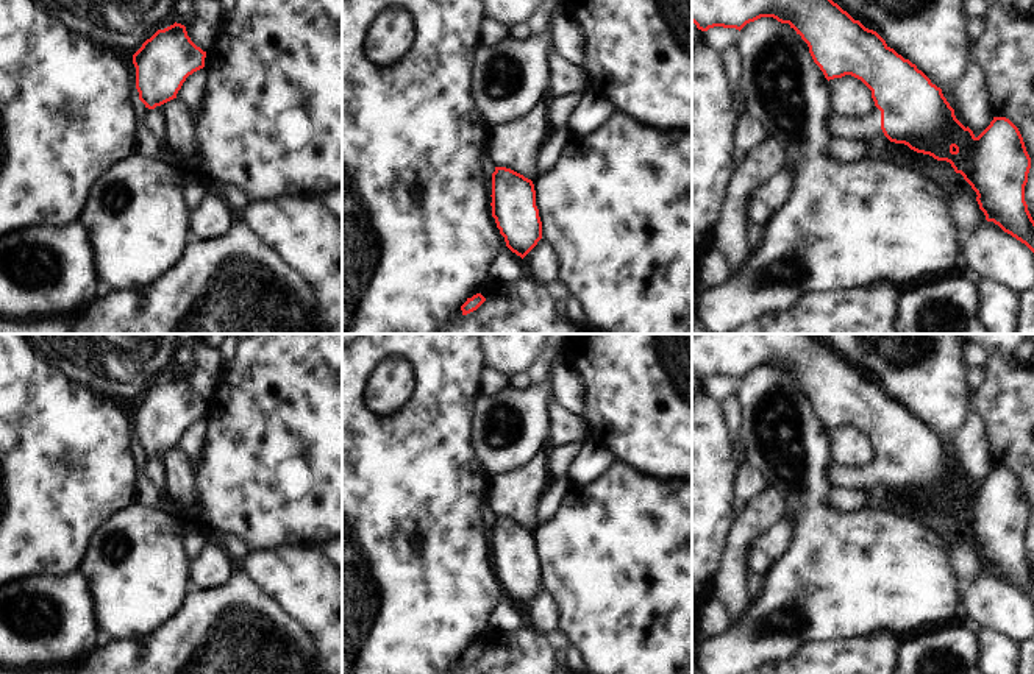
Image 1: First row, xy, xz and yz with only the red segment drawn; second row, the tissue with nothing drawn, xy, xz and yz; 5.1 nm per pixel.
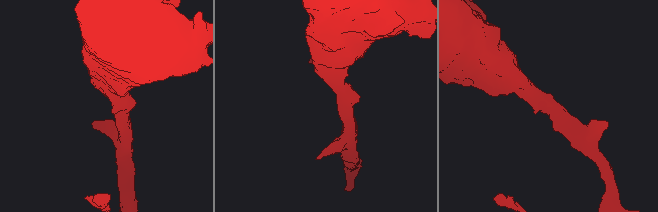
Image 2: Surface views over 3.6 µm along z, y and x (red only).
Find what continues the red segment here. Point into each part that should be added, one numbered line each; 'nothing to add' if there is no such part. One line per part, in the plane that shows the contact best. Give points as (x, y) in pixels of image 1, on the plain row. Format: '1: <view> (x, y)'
1: yz (867, 478)

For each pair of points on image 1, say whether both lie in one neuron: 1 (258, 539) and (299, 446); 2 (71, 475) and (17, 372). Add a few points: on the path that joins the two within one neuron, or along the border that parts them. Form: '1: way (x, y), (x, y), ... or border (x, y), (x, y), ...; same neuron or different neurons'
1: way (264, 515), (278, 470); same neuron
2: way (46, 450), (17, 422), (17, 397); same neuron

